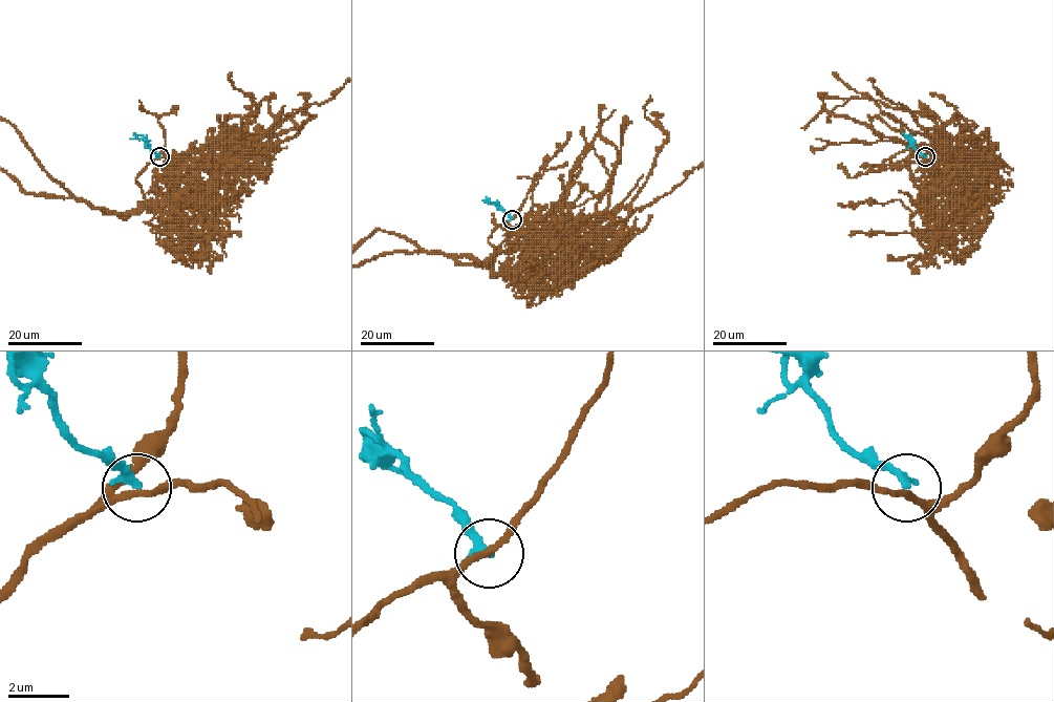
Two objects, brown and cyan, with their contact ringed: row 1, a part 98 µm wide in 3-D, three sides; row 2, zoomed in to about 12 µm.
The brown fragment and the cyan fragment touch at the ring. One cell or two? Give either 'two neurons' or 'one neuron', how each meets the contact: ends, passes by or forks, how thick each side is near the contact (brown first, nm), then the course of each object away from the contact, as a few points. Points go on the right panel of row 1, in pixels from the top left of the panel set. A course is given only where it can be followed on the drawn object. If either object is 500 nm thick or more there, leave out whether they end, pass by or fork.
two neurons; brown passes by; cyan ends there; 200 nm thick on the brown side, 320 nm on the other; cyan runs (925, 156), (906, 139)

